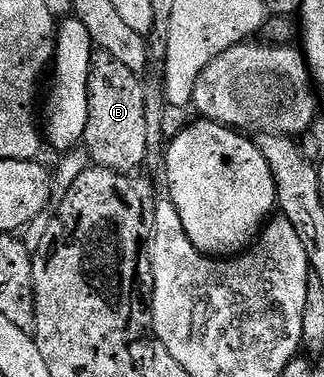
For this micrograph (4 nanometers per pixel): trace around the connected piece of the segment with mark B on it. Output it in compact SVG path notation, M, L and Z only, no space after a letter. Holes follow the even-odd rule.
M95 51L88 74L88 126L84 152L97 167L134 174L146 163L147 123L144 114L143 81L112 54ZM94 159L94 160L93 160Z

